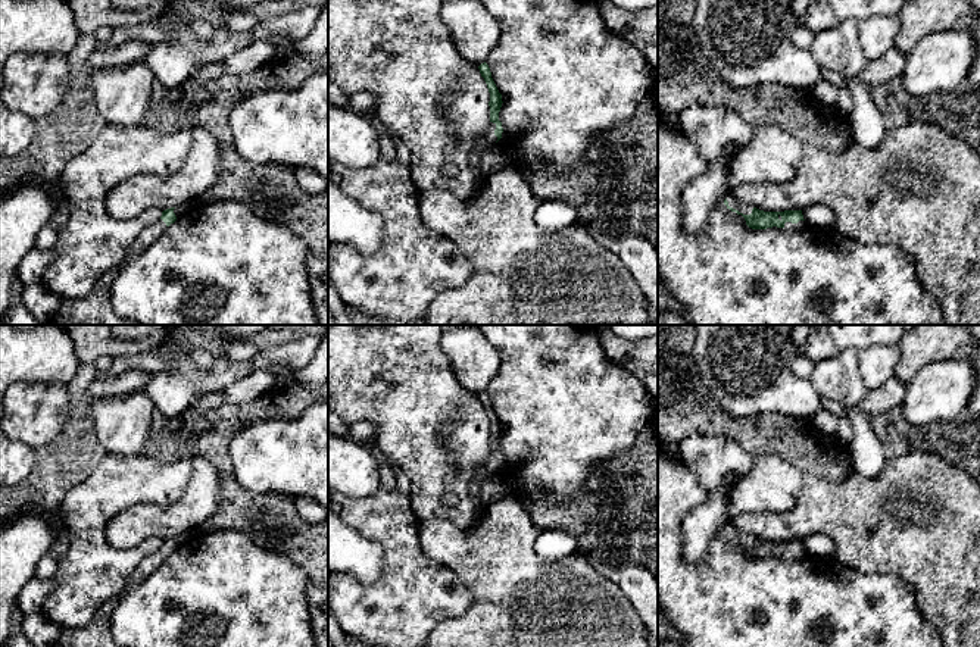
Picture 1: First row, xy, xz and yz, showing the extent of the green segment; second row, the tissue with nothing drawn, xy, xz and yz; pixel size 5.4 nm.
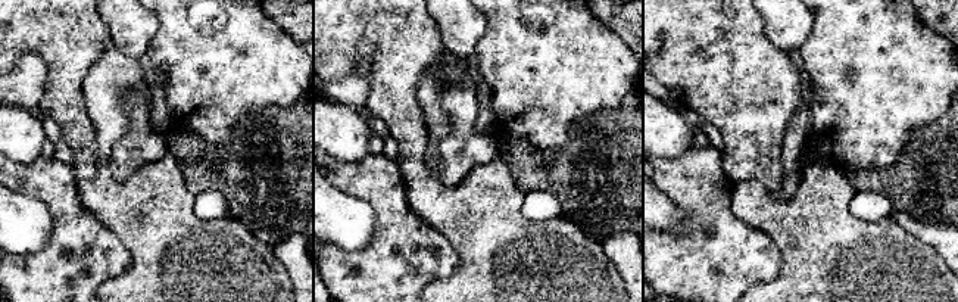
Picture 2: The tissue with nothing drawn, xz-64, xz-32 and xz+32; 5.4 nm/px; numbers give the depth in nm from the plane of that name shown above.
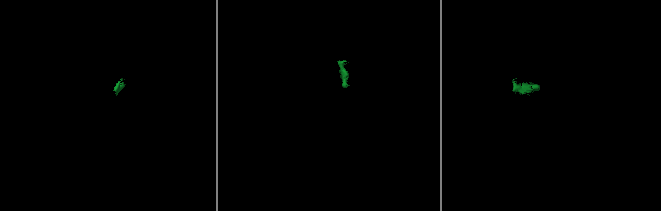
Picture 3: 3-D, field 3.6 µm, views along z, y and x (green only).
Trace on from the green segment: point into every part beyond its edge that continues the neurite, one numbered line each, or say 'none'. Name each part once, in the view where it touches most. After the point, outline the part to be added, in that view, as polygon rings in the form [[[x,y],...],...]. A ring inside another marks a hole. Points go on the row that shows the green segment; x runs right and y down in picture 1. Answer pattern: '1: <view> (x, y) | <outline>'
1: xz (489, 137) | [[[490,122],[487,129],[484,131],[481,140],[477,143],[477,146],[469,157],[469,165],[474,169],[477,169],[477,166],[480,165],[481,151],[489,146],[496,144],[497,137],[494,135],[494,129],[496,129],[496,124]]]
2: yz (733, 202) | [[[728,194],[727,196],[727,201],[728,201],[728,206],[739,210],[740,213],[743,215],[750,215],[752,213],[752,206],[748,206],[748,204],[743,204],[742,201],[739,201],[734,194]]]

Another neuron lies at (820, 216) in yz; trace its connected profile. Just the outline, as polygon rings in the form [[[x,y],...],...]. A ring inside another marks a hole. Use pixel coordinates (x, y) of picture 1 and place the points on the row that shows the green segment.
[[[808,206],[802,210],[808,225],[815,228],[834,228],[836,218],[828,206]]]

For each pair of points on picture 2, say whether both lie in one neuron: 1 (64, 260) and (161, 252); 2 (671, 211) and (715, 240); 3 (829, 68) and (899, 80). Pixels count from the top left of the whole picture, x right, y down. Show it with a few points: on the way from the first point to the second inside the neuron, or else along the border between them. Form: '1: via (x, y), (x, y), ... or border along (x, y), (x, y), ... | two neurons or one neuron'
1: border along (109, 229), (128, 251), (131, 262), (108, 280) | two neurons
2: border along (667, 196), (689, 214), (689, 230), (683, 236) | two neurons
3: via (846, 78), (882, 78) | one neuron

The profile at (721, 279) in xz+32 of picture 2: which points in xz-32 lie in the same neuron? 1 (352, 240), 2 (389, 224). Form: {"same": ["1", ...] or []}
{"same": ["2"]}

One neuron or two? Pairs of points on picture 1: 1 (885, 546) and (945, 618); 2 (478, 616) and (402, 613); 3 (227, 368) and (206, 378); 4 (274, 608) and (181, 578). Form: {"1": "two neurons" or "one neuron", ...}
{"1": "one neuron", "2": "two neurons", "3": "one neuron", "4": "one neuron"}

